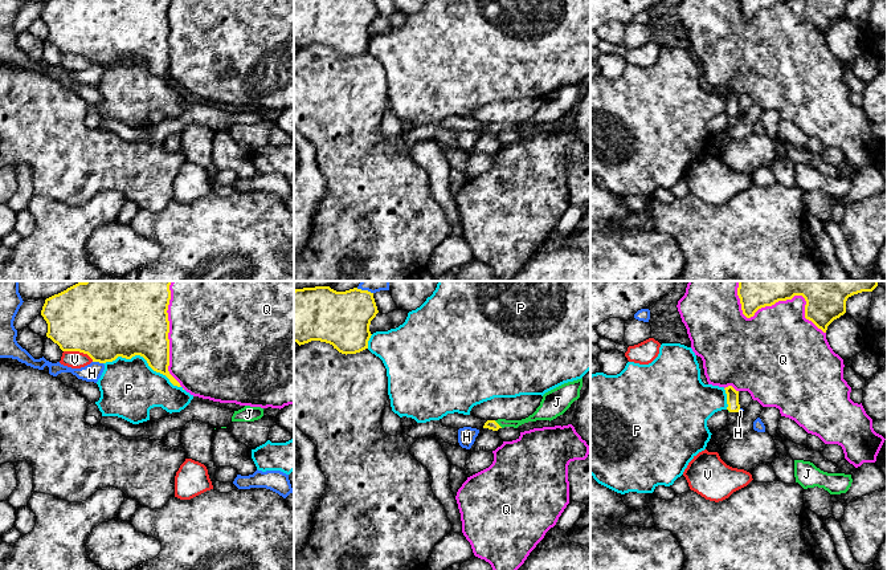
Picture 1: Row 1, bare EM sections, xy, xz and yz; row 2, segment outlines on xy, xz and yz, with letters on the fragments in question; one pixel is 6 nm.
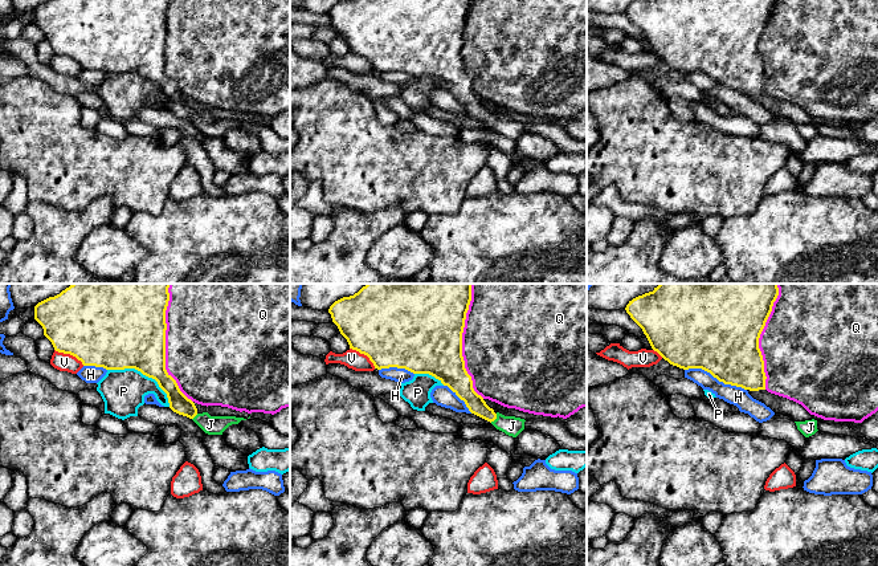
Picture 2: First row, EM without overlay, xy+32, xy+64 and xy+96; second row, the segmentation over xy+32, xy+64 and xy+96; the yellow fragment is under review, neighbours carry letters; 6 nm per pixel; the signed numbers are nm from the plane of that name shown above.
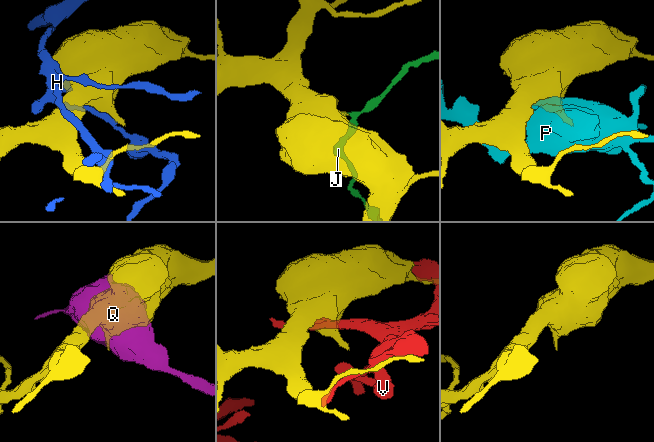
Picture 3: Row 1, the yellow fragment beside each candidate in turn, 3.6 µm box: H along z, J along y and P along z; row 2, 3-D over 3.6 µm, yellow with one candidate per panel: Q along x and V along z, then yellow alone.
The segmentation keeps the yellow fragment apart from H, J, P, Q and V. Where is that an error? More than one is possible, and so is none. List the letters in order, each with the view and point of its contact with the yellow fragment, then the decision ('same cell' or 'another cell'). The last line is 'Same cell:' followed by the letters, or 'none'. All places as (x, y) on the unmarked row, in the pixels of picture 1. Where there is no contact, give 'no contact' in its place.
H: meets yellow in xy at (98, 64); another cell
J: meets yellow in xz at (497, 126); same cell
P: meets yellow in xy at (144, 61); another cell
Q: meets yellow in xy at (168, 47); another cell
V: meets yellow in xy at (78, 53); another cell
Same cell: J

